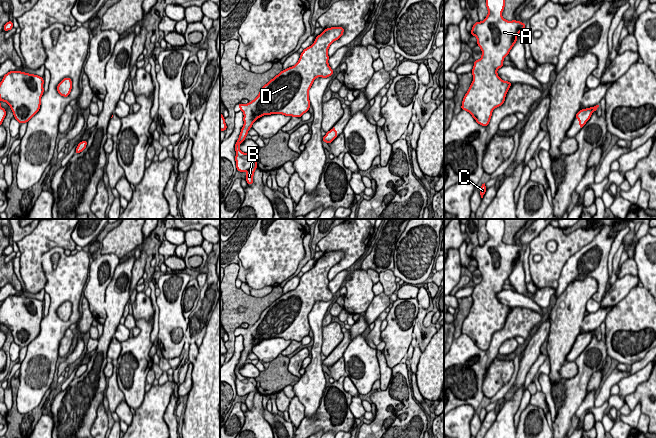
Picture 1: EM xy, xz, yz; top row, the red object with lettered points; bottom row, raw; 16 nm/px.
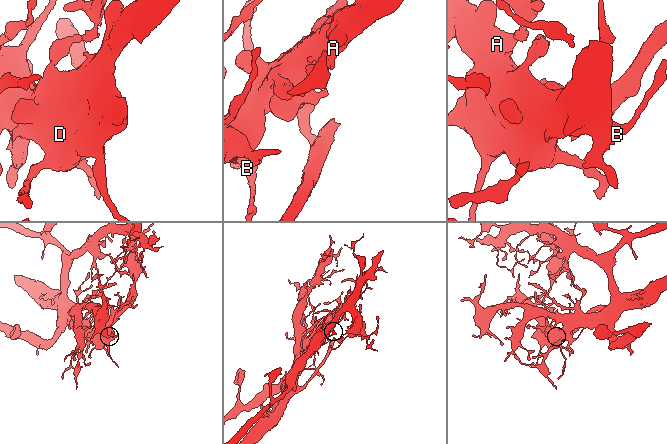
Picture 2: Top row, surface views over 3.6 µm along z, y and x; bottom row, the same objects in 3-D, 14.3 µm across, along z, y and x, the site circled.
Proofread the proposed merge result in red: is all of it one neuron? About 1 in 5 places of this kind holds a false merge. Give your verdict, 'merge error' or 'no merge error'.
no merge error

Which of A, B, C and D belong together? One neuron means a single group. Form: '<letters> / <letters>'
A B C D

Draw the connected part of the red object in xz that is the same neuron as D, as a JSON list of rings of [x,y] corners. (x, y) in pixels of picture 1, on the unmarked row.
[[[344,251],[324,253],[314,267],[303,274],[294,290],[282,294],[265,308],[254,324],[238,328],[244,338],[244,349],[235,368],[235,385],[239,396],[247,396],[245,404],[248,409],[253,408],[257,382],[254,378],[242,376],[239,370],[246,363],[249,353],[264,339],[283,338],[301,342],[309,335],[309,313],[317,301],[327,302],[334,297],[328,288],[328,272],[343,257]]]

